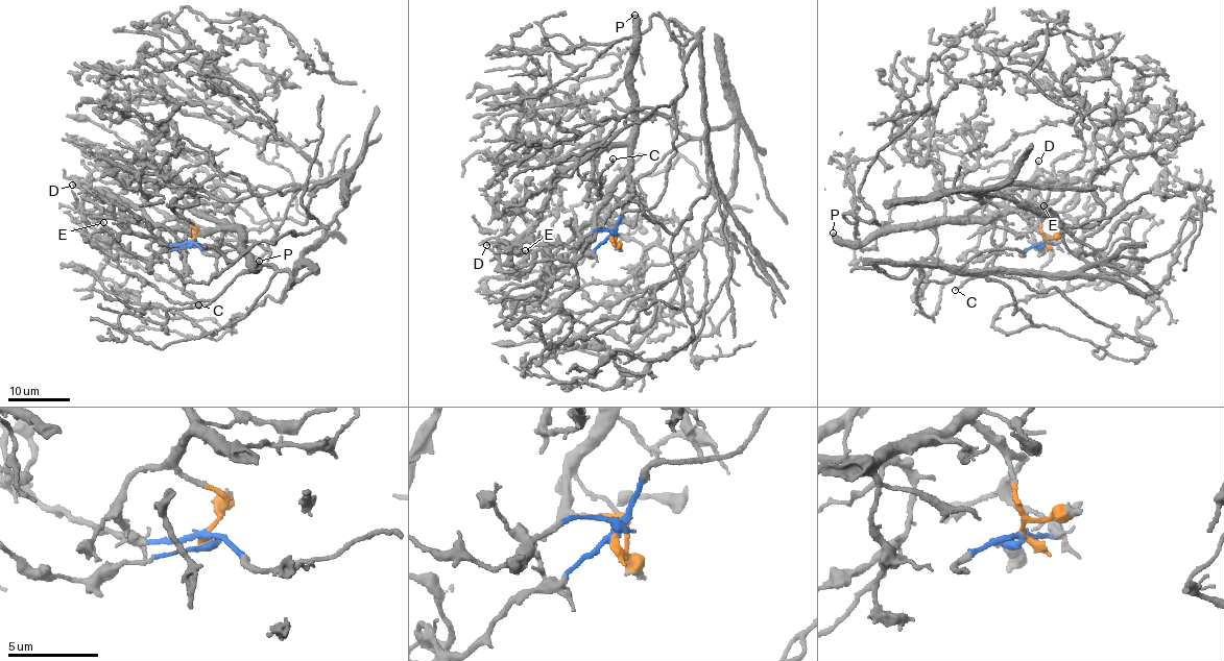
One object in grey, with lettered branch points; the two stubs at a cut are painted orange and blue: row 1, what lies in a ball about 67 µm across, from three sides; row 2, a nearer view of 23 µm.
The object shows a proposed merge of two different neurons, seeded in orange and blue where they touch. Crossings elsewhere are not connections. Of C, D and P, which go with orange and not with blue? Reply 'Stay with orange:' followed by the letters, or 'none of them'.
Stay with orange: C, D, P

